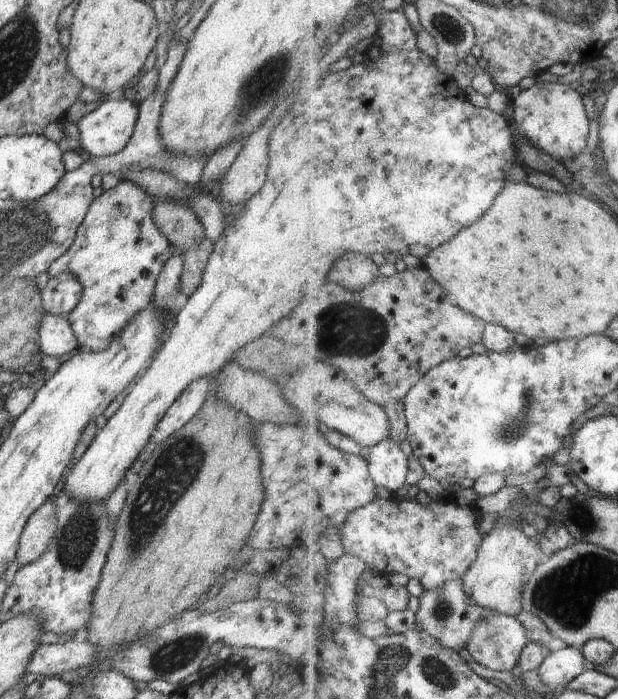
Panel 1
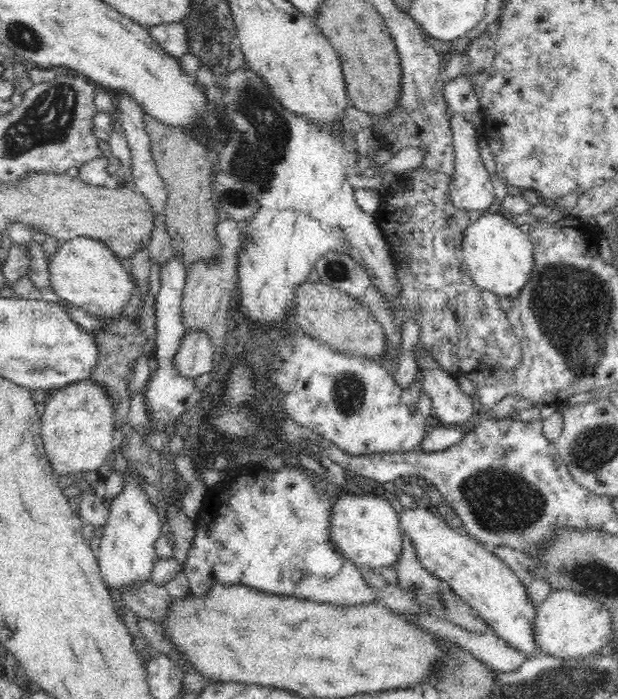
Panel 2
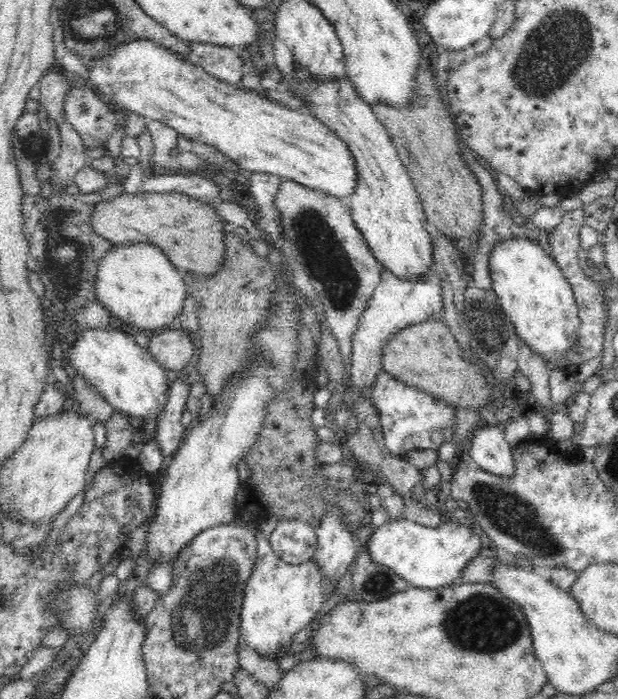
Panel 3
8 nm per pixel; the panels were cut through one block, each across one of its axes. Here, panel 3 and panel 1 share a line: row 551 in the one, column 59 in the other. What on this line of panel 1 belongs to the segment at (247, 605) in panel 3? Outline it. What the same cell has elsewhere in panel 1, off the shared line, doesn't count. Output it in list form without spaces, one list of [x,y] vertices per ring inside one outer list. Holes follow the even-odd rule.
[[[121,180],[112,190],[106,190],[93,199],[82,224],[77,228],[72,246],[50,266],[50,278],[70,272],[82,284],[82,298],[67,316],[79,349],[100,352],[108,348],[132,317],[151,305],[157,278],[175,253],[168,239],[156,226],[153,212],[154,198],[134,182]]]

